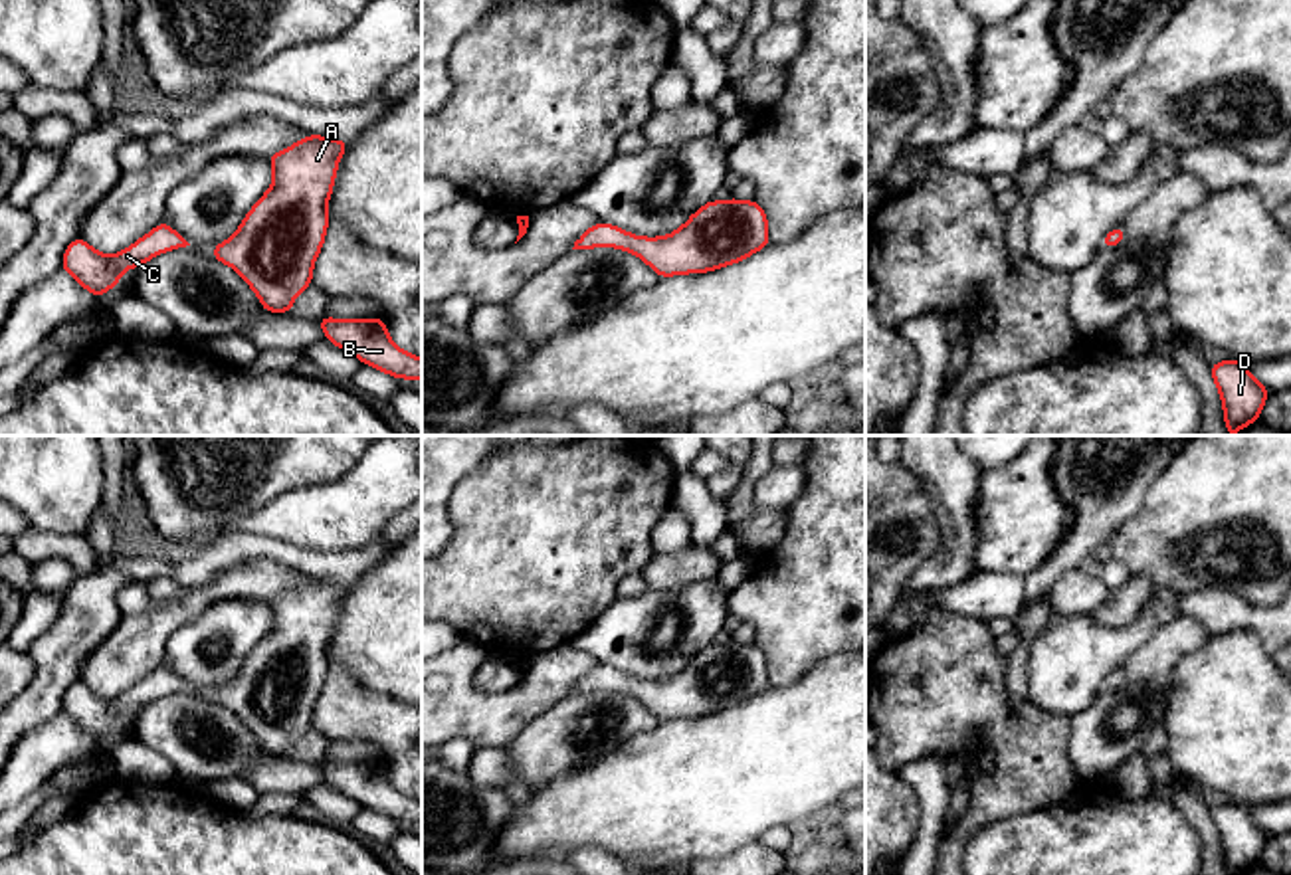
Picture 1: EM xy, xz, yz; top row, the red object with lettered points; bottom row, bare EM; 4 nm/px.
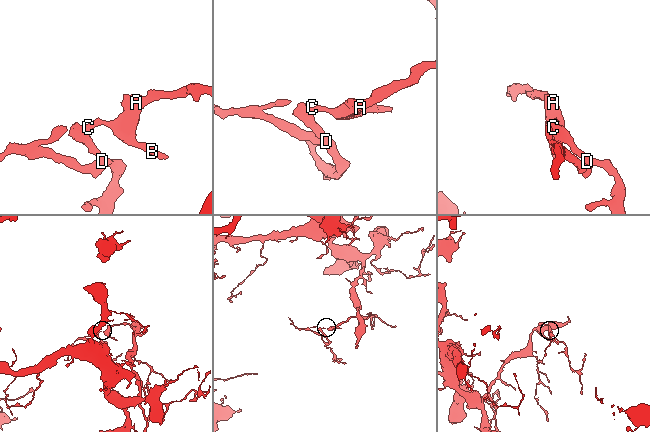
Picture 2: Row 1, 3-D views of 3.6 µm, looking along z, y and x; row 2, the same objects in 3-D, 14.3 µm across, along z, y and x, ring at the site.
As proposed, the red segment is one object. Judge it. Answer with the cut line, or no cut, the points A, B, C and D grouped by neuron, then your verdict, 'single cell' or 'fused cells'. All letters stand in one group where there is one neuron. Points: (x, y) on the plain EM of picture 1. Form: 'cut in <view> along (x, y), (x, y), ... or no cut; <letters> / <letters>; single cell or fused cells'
no cut; A B C D; single cell

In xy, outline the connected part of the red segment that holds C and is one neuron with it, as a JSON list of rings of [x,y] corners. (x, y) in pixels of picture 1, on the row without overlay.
[[[160,665],[152,675],[145,677],[117,699],[103,699],[83,681],[75,681],[63,695],[61,713],[99,744],[105,734],[121,725],[123,715],[141,711],[158,697],[186,689],[190,687],[166,665]]]

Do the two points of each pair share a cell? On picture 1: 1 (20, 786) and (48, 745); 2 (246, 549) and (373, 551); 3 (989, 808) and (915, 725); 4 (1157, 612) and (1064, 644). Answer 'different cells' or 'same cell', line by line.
1: same cell
2: same cell
3: same cell
4: same cell

